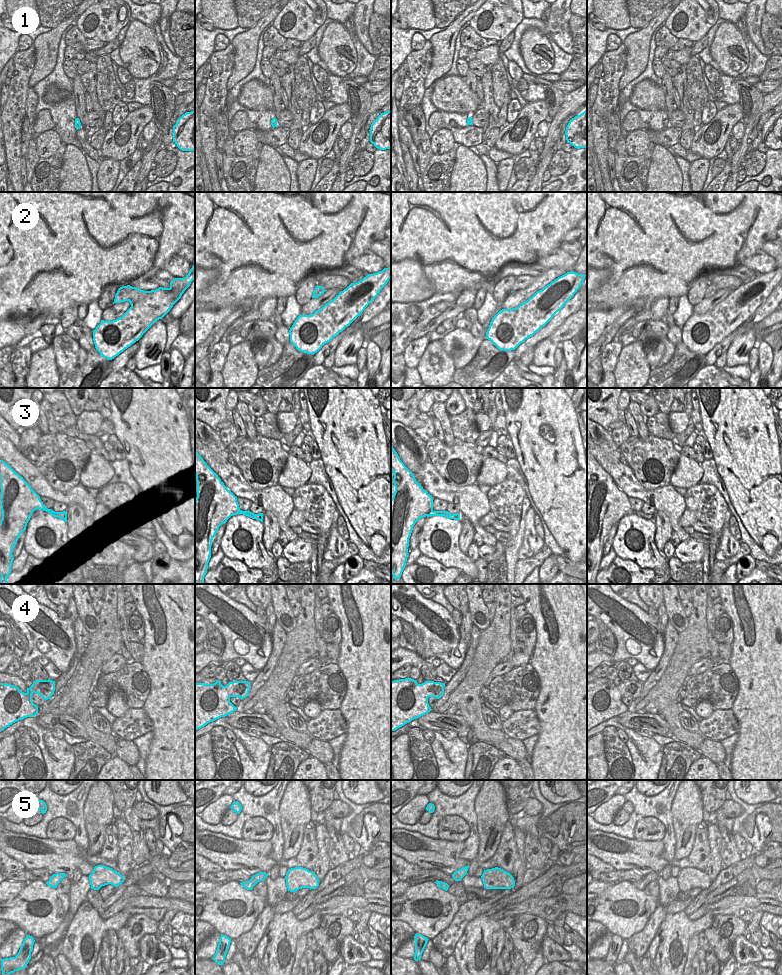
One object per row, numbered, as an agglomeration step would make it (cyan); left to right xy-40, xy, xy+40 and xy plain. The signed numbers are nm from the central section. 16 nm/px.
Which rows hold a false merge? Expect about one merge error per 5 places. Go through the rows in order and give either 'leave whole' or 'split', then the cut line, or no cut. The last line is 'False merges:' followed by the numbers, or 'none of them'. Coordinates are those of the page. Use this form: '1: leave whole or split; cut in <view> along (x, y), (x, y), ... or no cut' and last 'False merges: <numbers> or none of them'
1: leave whole; no cut
2: split; cut in xy+40 along (556, 287), (546, 306), (539, 301), (535, 308), (519, 311)
3: split; cut in xy-40 along (42, 502), (40, 509)
4: leave whole; no cut
5: leave whole; no cut
False merges: 2, 3

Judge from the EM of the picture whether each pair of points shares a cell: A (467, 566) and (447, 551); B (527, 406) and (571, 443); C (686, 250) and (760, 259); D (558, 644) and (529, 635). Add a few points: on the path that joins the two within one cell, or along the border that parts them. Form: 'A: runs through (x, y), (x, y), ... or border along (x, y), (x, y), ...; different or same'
A: runs through (462, 562), (452, 556); same
B: runs through (538, 417), (543, 422), (550, 423), (560, 433); same
C: border along (761, 249), (748, 257), (741, 265); different
D: border along (530, 614), (535, 623), (535, 647), (530, 660); different

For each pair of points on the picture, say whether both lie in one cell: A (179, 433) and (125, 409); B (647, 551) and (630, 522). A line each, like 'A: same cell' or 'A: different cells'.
A: same cell
B: same cell

